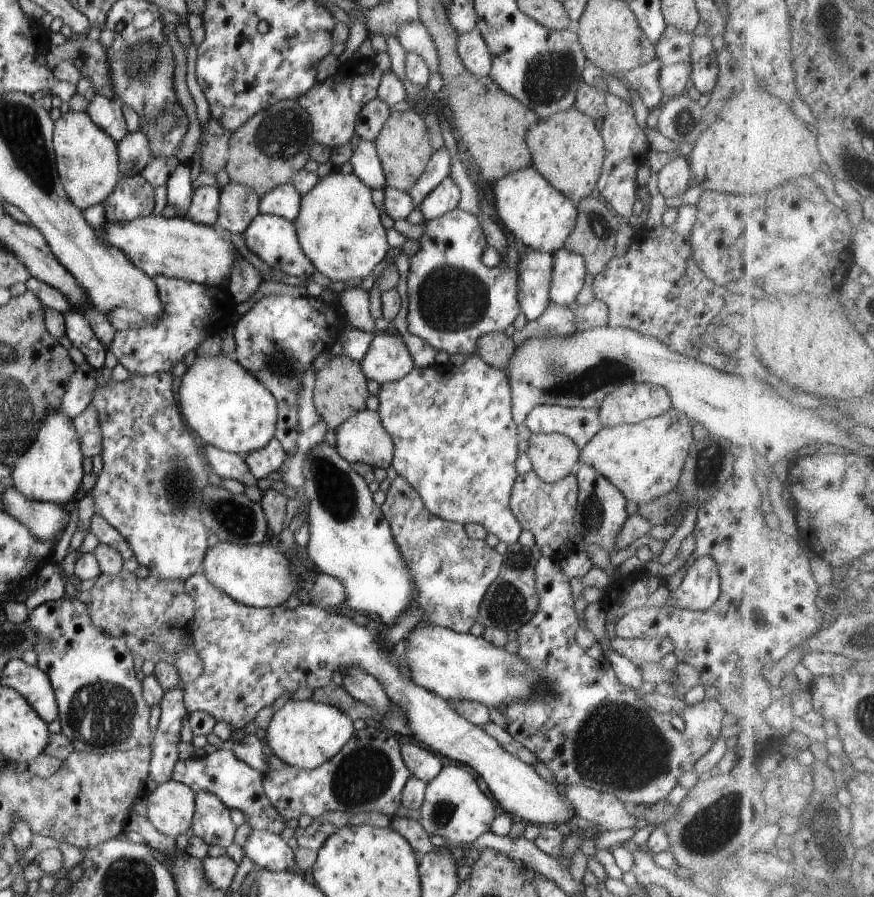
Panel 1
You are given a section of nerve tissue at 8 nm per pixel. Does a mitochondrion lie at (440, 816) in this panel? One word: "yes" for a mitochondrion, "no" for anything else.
yes

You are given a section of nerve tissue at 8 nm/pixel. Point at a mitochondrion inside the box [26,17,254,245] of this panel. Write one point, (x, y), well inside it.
(135, 60)

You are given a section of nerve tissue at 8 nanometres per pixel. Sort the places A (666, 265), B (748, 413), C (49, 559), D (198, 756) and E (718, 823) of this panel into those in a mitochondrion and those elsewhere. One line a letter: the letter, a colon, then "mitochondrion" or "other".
A: other
B: other
C: other
D: other
E: mitochondrion

